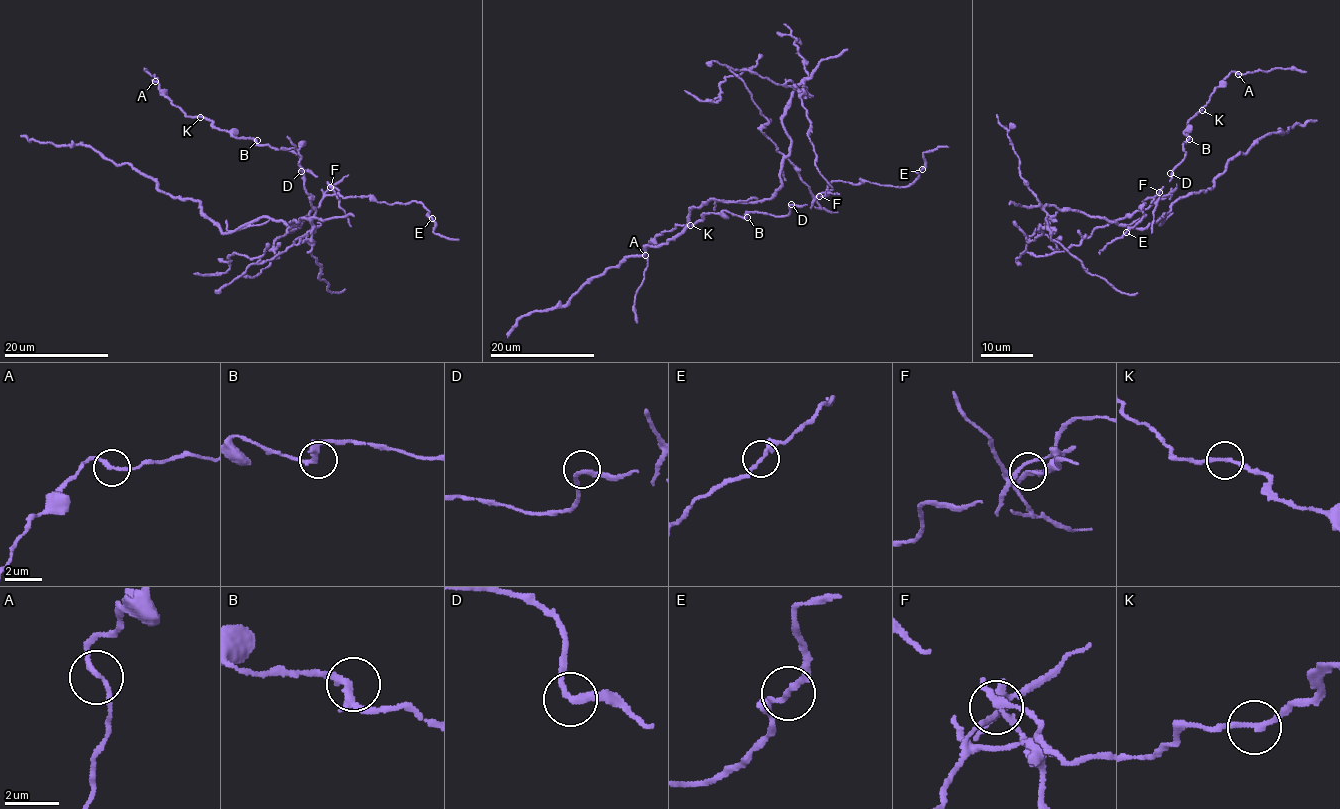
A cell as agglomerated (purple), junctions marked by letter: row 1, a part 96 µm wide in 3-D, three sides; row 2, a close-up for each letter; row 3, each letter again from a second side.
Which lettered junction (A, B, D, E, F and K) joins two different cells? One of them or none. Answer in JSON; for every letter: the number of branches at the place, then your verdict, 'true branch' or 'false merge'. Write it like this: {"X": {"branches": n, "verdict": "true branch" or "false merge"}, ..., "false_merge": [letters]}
{"A": {"branches": 2, "verdict": "true branch"}, "B": {"branches": 3, "verdict": "true branch"}, "D": {"branches": 2, "verdict": "true branch"}, "E": {"branches": 2, "verdict": "true branch"}, "F": {"branches": 3, "verdict": "false merge"}, "K": {"branches": 2, "verdict": "true branch"}, "false_merge": ["F"]}

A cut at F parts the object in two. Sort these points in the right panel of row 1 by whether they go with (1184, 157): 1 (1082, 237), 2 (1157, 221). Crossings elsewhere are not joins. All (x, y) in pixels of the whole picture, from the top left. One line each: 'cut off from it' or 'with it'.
1: cut off from it
2: cut off from it

